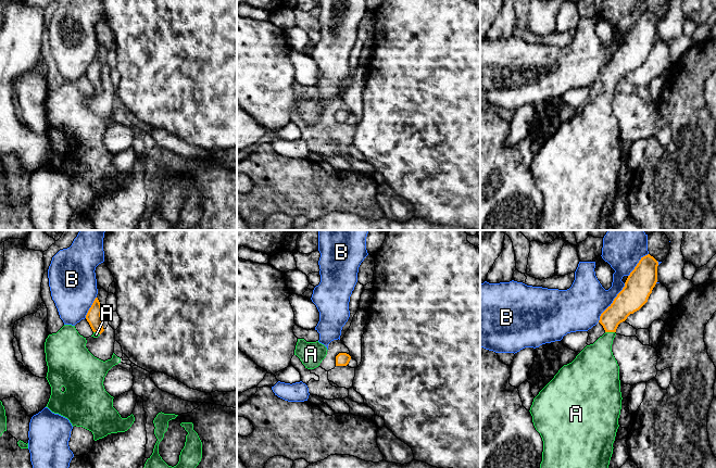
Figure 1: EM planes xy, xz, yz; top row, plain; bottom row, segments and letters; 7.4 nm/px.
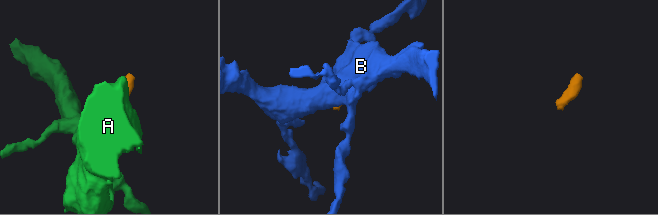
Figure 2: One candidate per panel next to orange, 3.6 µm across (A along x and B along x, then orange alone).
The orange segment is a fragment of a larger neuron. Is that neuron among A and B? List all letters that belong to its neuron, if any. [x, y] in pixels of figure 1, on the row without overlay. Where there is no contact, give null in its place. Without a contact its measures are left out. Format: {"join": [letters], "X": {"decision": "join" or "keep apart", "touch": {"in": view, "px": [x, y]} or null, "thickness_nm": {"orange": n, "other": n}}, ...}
{"join": ["A"], "A": {"decision": "join", "touch": {"in": "yz", "px": [610, 88]}, "thickness_nm": {"orange": 170, "other": 280}}, "B": {"decision": "keep apart", "touch": {"in": "yz", "px": [612, 60]}, "thickness_nm": {"orange": 200, "other": 320}}}

